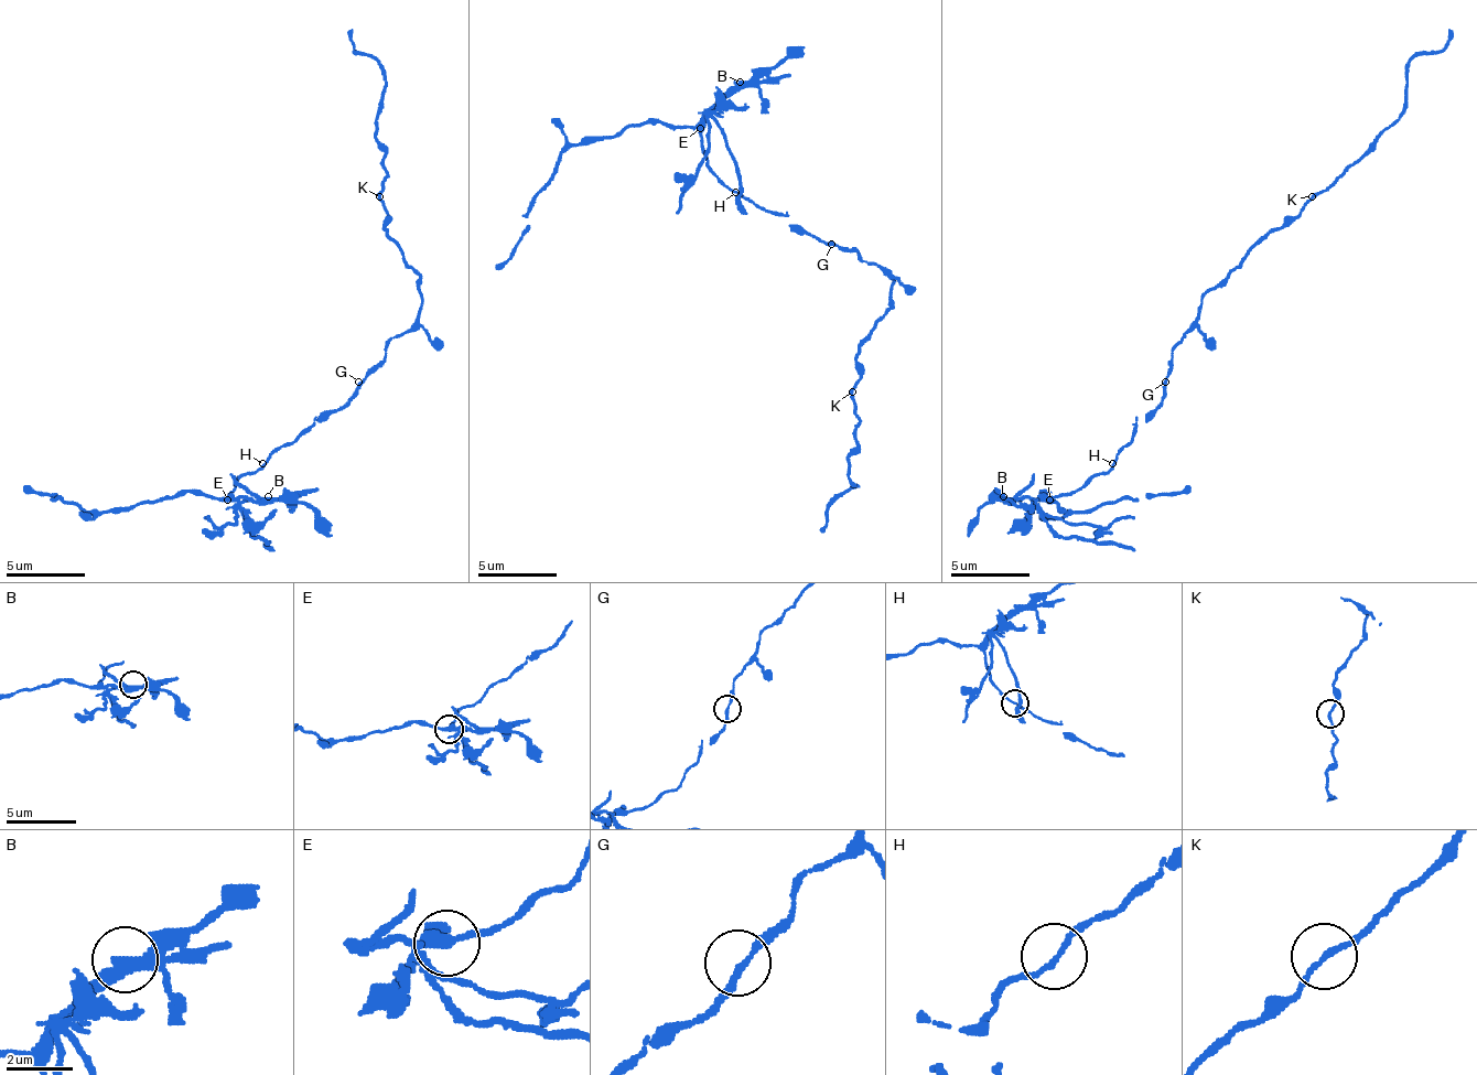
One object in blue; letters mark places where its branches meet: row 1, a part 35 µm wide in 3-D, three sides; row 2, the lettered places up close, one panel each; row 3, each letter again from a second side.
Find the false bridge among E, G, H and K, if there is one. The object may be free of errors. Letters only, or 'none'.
E

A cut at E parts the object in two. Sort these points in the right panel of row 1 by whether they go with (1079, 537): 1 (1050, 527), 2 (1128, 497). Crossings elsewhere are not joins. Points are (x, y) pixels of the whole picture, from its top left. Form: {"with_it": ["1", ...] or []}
{"with_it": ["1"]}

